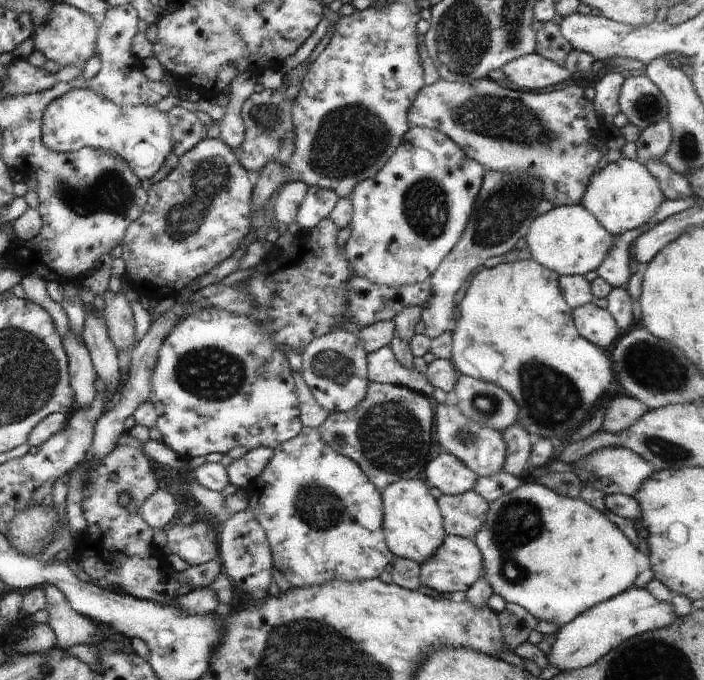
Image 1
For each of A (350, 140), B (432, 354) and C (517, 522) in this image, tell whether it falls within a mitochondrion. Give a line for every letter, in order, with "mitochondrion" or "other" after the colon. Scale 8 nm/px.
A: mitochondrion
B: other
C: mitochondrion

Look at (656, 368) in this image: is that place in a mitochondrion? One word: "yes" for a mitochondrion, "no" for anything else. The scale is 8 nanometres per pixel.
yes

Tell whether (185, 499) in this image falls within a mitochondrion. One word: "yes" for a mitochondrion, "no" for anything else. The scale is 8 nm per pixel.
no

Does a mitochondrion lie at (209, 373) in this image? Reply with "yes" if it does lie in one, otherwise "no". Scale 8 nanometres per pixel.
yes

